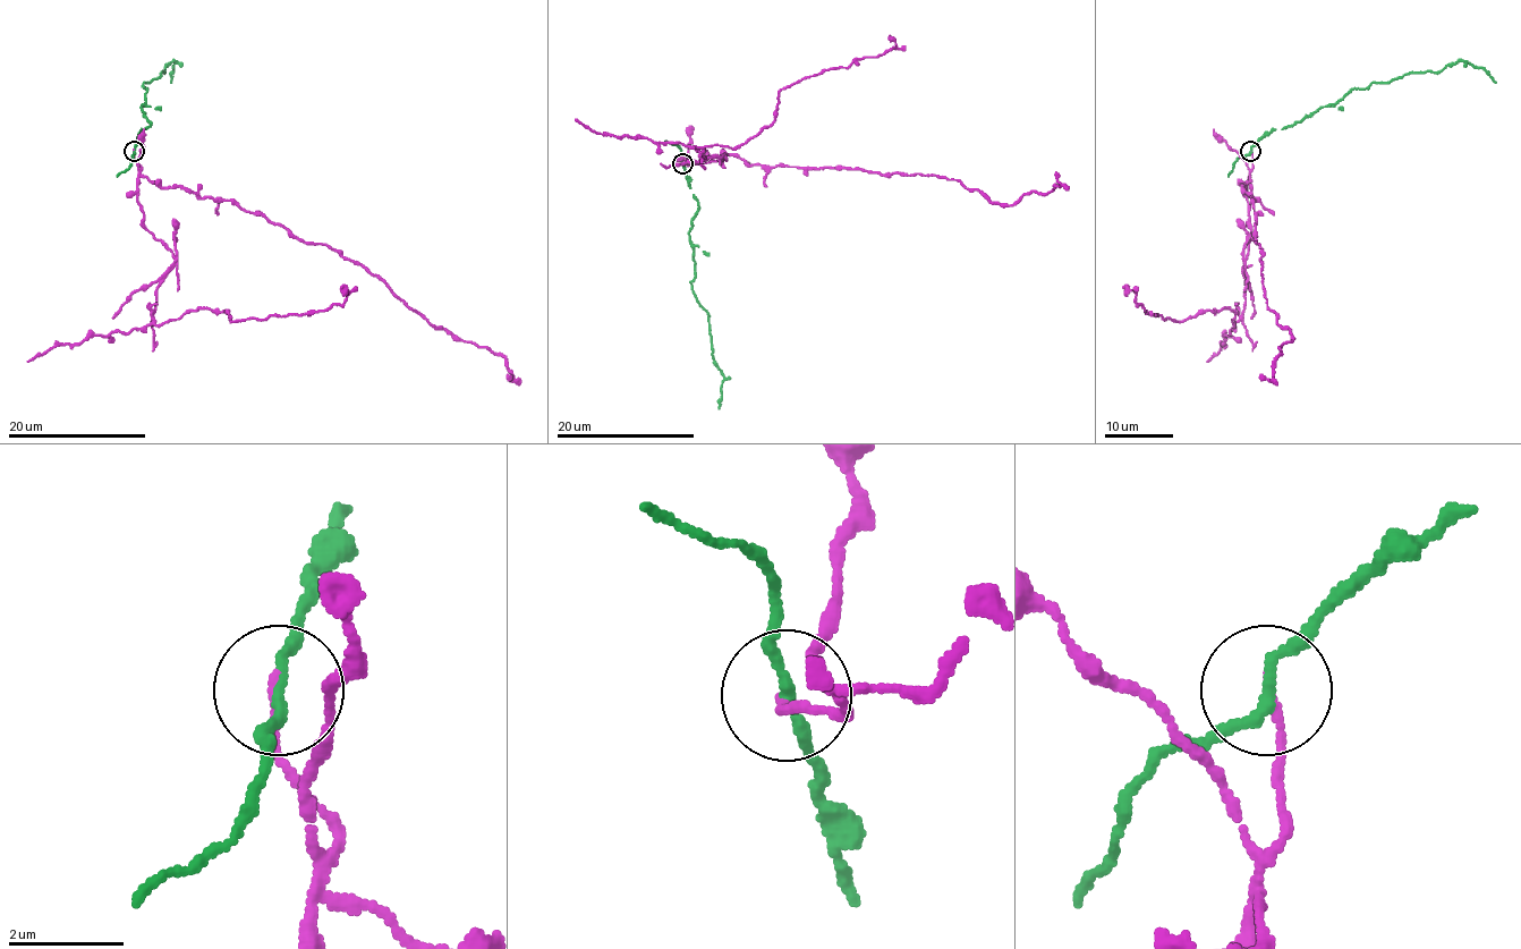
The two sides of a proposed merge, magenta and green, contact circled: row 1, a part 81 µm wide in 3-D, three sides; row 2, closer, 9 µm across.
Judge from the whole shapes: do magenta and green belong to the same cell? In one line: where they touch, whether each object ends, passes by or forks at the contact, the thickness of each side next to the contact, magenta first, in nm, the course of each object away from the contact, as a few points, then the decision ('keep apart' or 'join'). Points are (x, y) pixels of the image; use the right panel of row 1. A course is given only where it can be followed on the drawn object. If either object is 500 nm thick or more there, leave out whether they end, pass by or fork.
place (1250, 151); magenta ends; green passes by; calibres 150 and 180 nm; course magenta (1251, 150), (1252, 166), (1242, 188), (1252, 198), (1266, 305), (1292, 338), (1279, 347), (1272, 378), (1259, 374); course green (1251, 150), (1269, 133), (1334, 106), (1354, 87), (1403, 74), (1439, 73), (1463, 60), (1496, 83); keep apart

